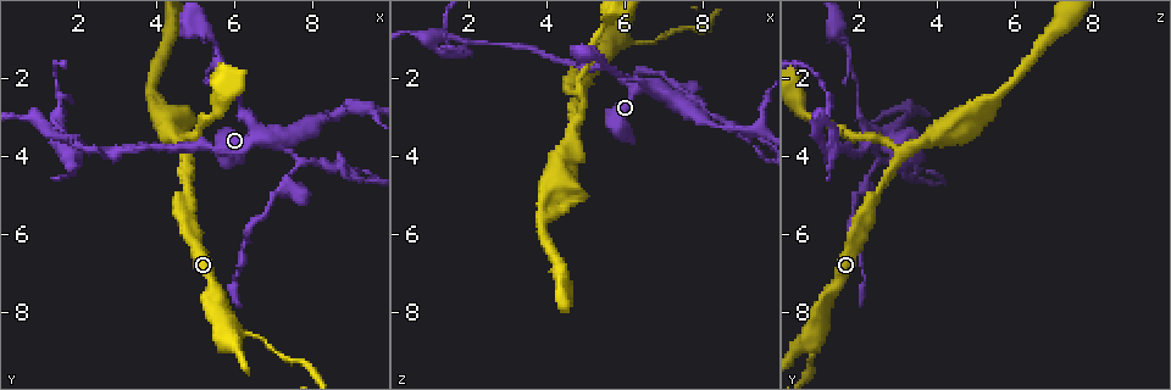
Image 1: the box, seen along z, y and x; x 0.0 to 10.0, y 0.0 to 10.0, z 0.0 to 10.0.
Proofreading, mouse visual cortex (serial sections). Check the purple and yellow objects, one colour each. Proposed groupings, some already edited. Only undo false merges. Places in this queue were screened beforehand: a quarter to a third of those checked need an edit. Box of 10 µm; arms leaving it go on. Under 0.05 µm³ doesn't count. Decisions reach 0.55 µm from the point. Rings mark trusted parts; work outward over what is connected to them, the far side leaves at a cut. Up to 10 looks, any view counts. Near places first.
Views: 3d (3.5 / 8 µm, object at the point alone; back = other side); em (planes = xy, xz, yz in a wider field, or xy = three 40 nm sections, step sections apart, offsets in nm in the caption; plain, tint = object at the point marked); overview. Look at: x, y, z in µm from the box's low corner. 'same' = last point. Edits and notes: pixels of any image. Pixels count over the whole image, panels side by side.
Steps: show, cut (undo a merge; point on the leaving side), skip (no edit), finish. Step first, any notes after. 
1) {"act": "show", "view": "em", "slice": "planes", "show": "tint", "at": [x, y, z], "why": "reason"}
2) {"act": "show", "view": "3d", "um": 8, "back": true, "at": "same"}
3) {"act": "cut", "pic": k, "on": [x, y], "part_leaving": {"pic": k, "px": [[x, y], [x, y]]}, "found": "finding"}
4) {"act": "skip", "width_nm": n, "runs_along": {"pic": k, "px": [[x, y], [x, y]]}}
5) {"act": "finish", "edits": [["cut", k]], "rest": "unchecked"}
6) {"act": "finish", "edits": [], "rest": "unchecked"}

{"act": "show", "view": "3d", "um": 3.5, "at": [9.35, 2.85, 3.35], "why": "abrupt turn"}

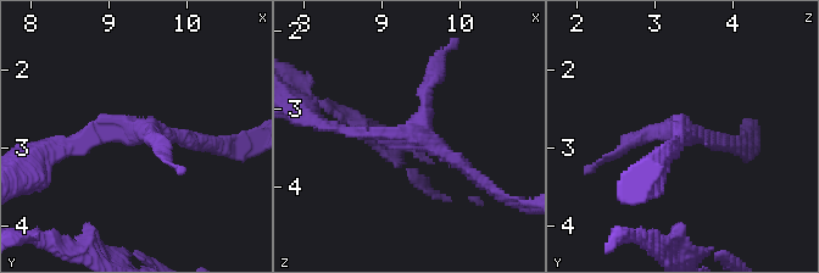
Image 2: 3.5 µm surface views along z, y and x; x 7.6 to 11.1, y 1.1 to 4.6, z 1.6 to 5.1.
{"act": "show", "view": "em", "slice": "xy", "step": 2, "show": "tint", "at": [9.35, 2.80, 3.30], "arms": 3, "arm_widths_nm": [150, 150, 200]}

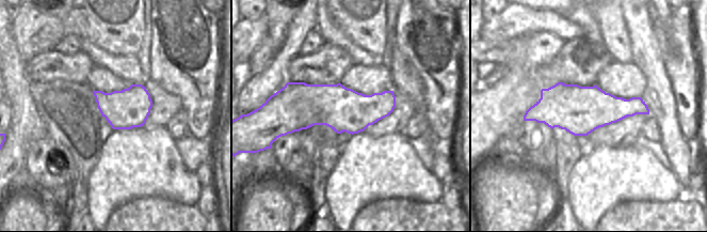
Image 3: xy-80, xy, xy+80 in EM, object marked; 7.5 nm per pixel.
{"act": "skip", "found": "one cell here"}

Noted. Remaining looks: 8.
{"act": "show", "view": "3d", "um": 3.5, "at": [1.30, 3.20, 1.40], "why": "calibre changes"}

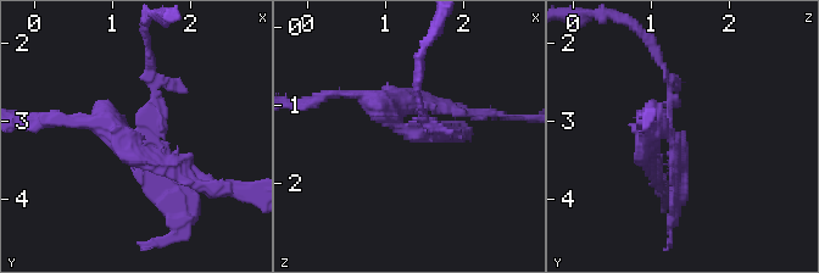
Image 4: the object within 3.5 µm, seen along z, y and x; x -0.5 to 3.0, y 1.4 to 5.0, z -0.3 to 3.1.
{"act": "show", "view": "em", "slice": "xy", "step": 3, "show": "tint", "at": [1.25, 3.25, 1.30], "arms": 4, "arm_widths_nm": [100, 150, 250, 250]}

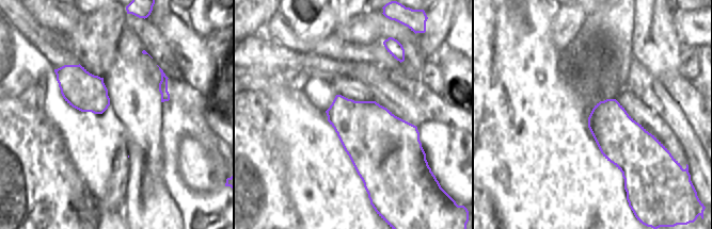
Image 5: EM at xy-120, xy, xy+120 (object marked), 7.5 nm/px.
{"act": "cut", "pic": 4, "on": [155, 179], "border": {"pic": 5, "px": [[356, 101], [337, 133]]}, "found": "two cells meet here"}

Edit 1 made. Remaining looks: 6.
{"act": "show", "view": "3d", "um": 8, "at": [4.80, 3.95, 3.15], "why": "three-way junction"}

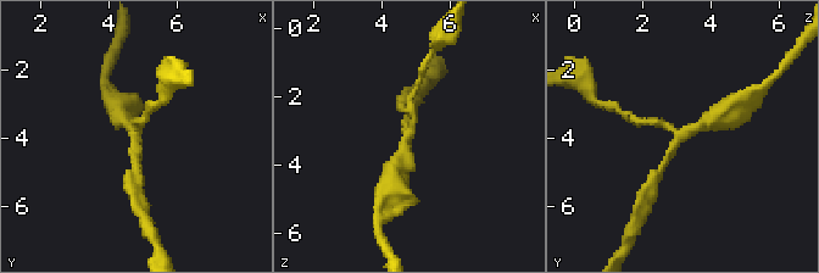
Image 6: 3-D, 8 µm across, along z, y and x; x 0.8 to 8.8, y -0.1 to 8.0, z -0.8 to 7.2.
{"act": "show", "view": "em", "slice": "xy", "step": 5, "show": "tint", "at": "same"}

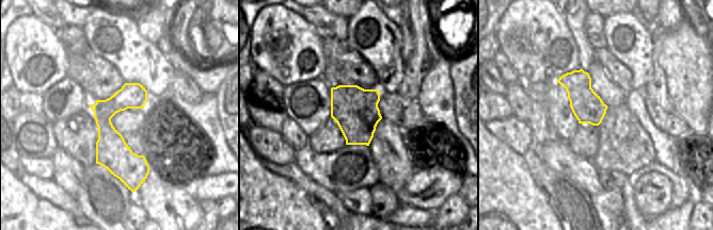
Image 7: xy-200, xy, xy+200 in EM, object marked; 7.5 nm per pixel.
{"act": "skip", "arms": 3, "runs_along": {"pic": 7, "px": [[127, 85], [106, 131], [135, 180]]}, "found": "one cell here"}

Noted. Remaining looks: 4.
{"act": "show", "view": "3d", "um": 3.5, "at": [6.15, 2.65, 2.00], "why": "narrows sharply"}

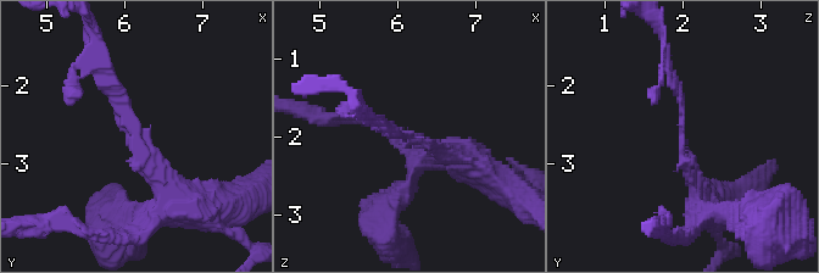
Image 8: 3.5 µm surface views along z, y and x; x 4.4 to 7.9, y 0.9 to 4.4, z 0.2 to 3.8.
{"act": "show", "view": "em", "slice": "planes", "show": "tint", "at": [6.10, 2.60, 2.00]}

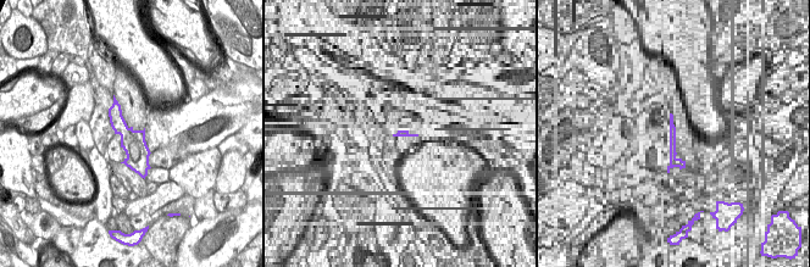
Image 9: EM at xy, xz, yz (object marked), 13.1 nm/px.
{"act": "skip", "found": "one cell here"}

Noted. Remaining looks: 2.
{"act": "finish", "edits": [["cut", 4]], "rest": "unchecked"}

